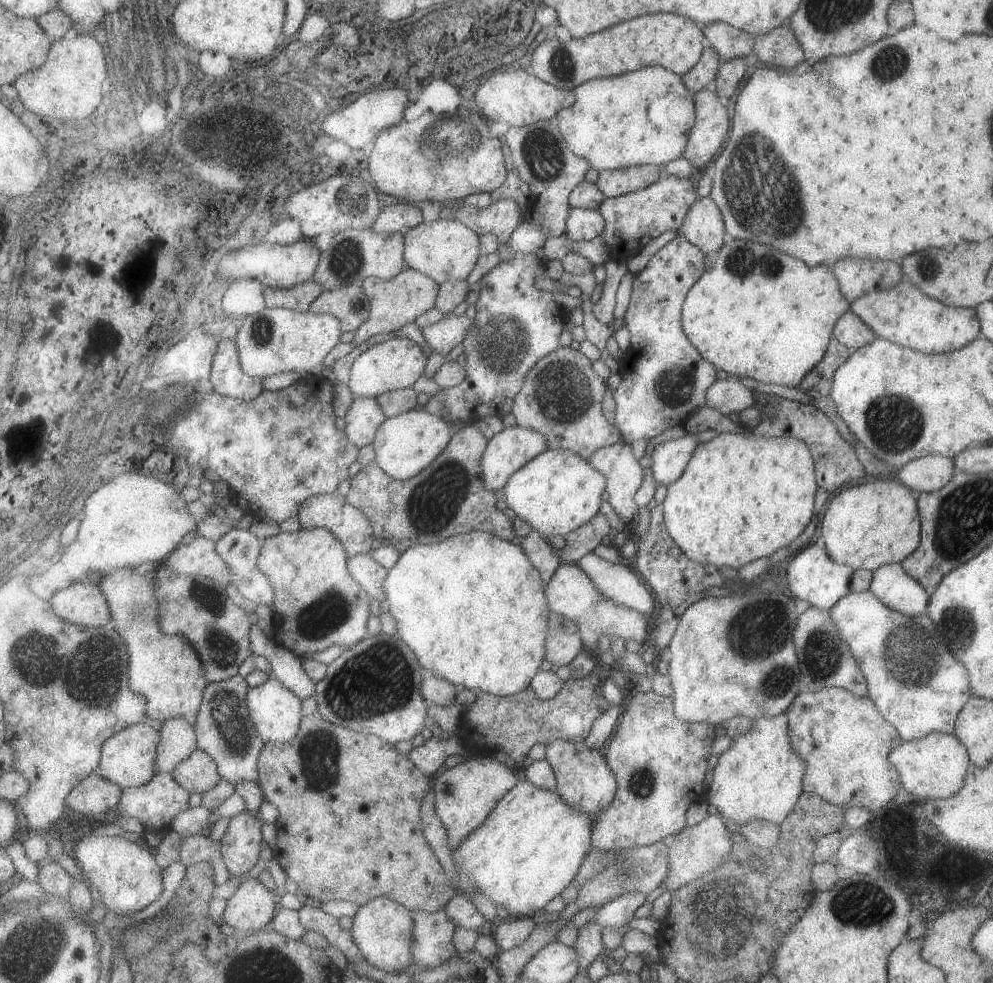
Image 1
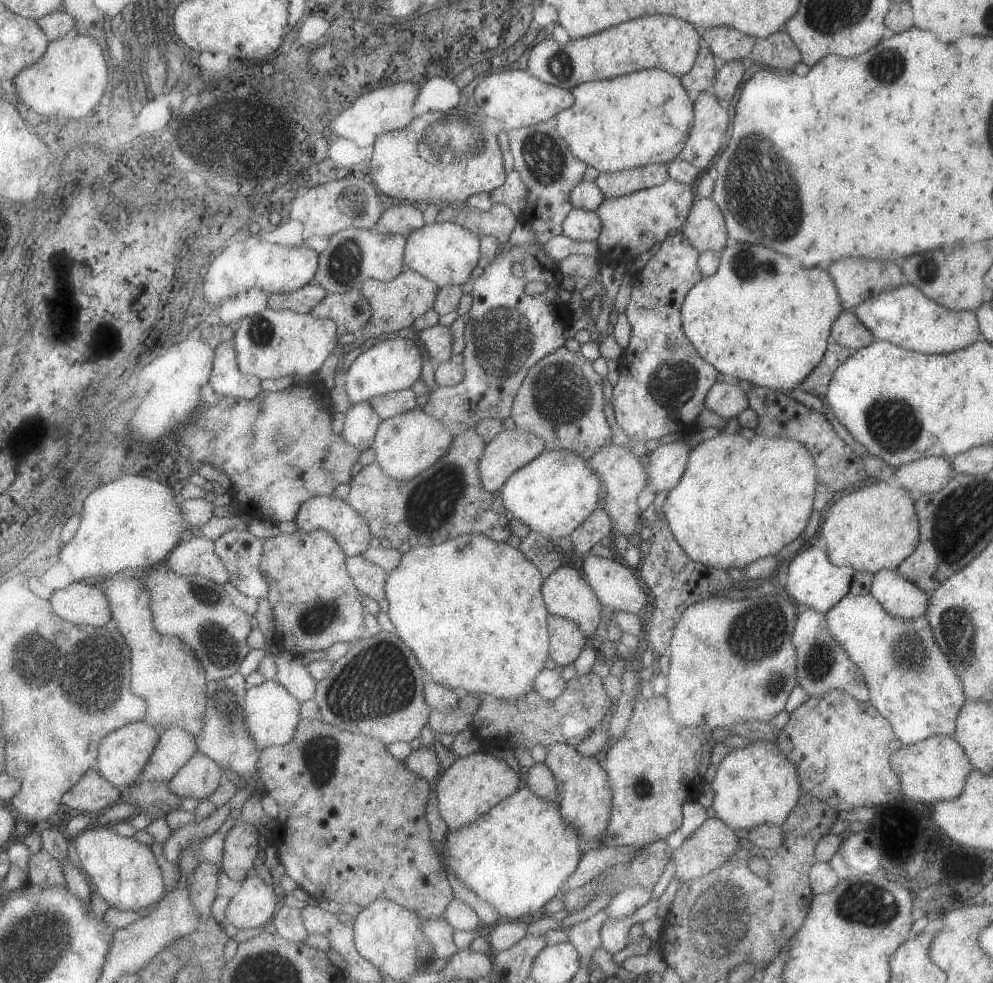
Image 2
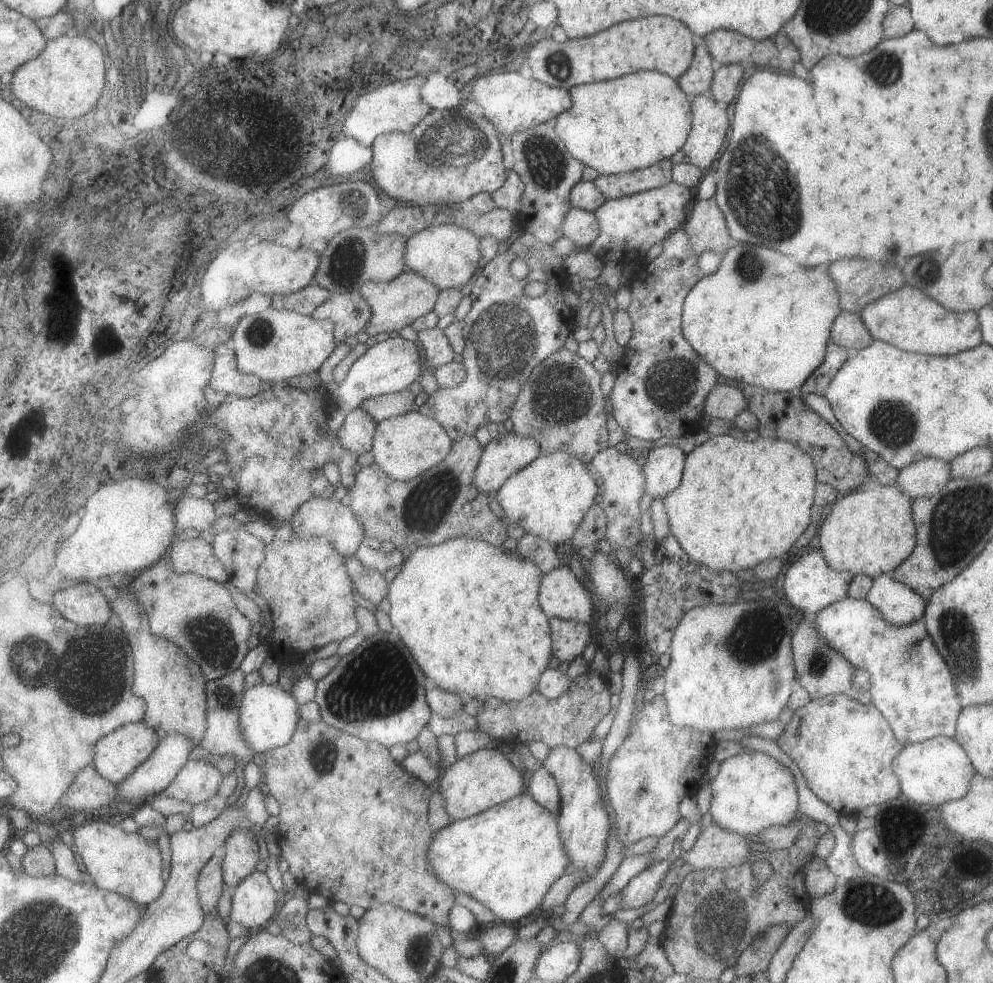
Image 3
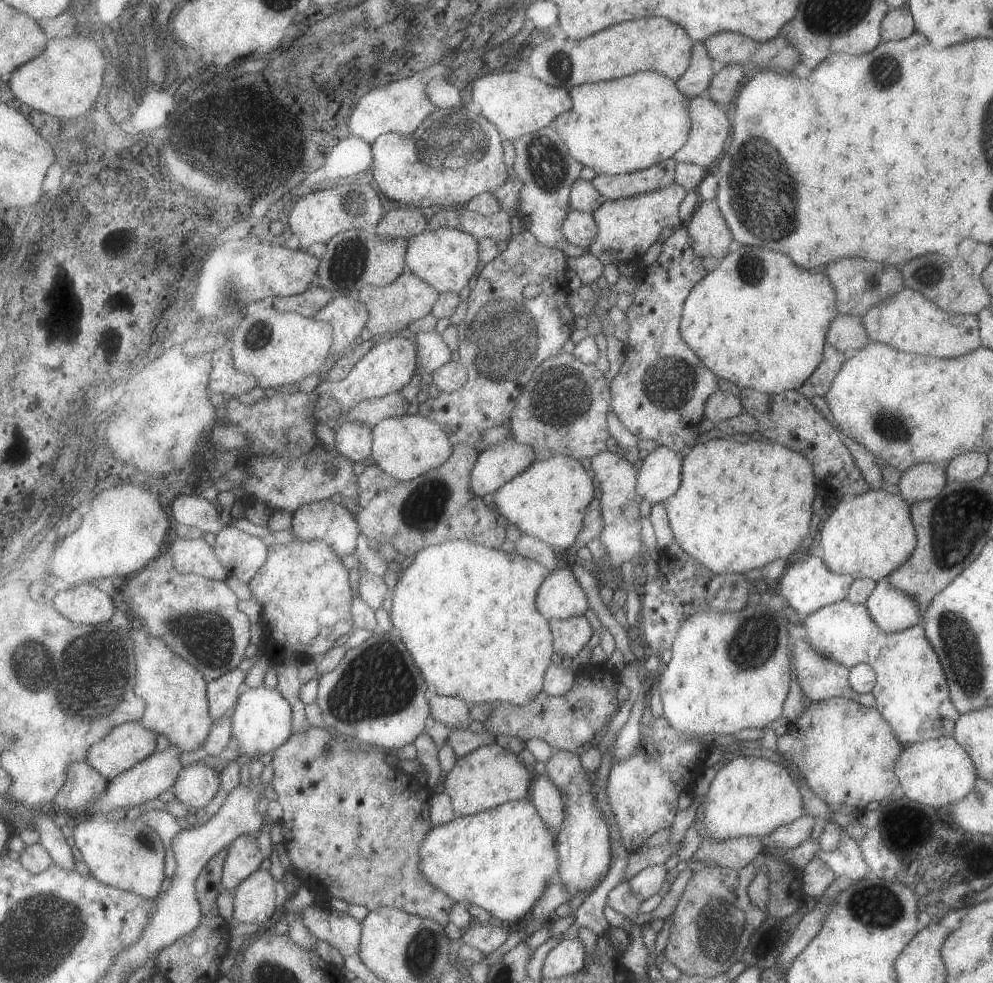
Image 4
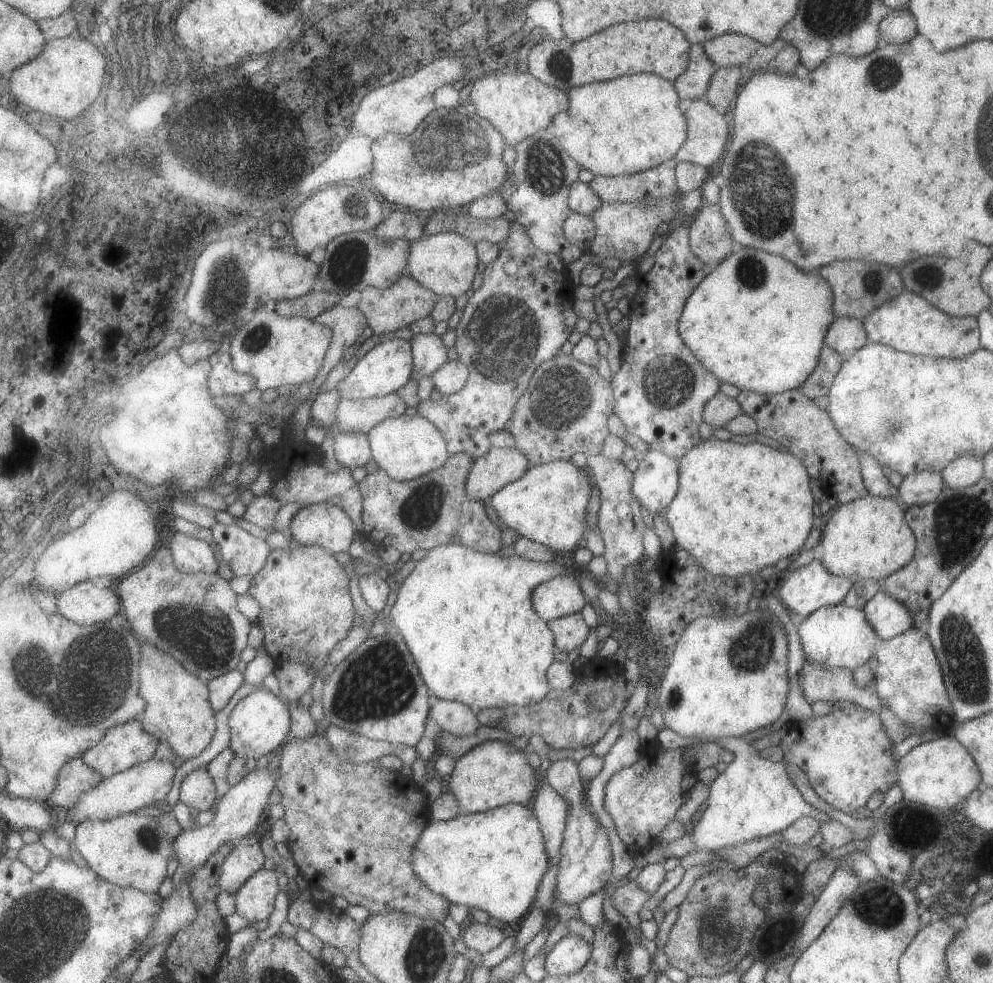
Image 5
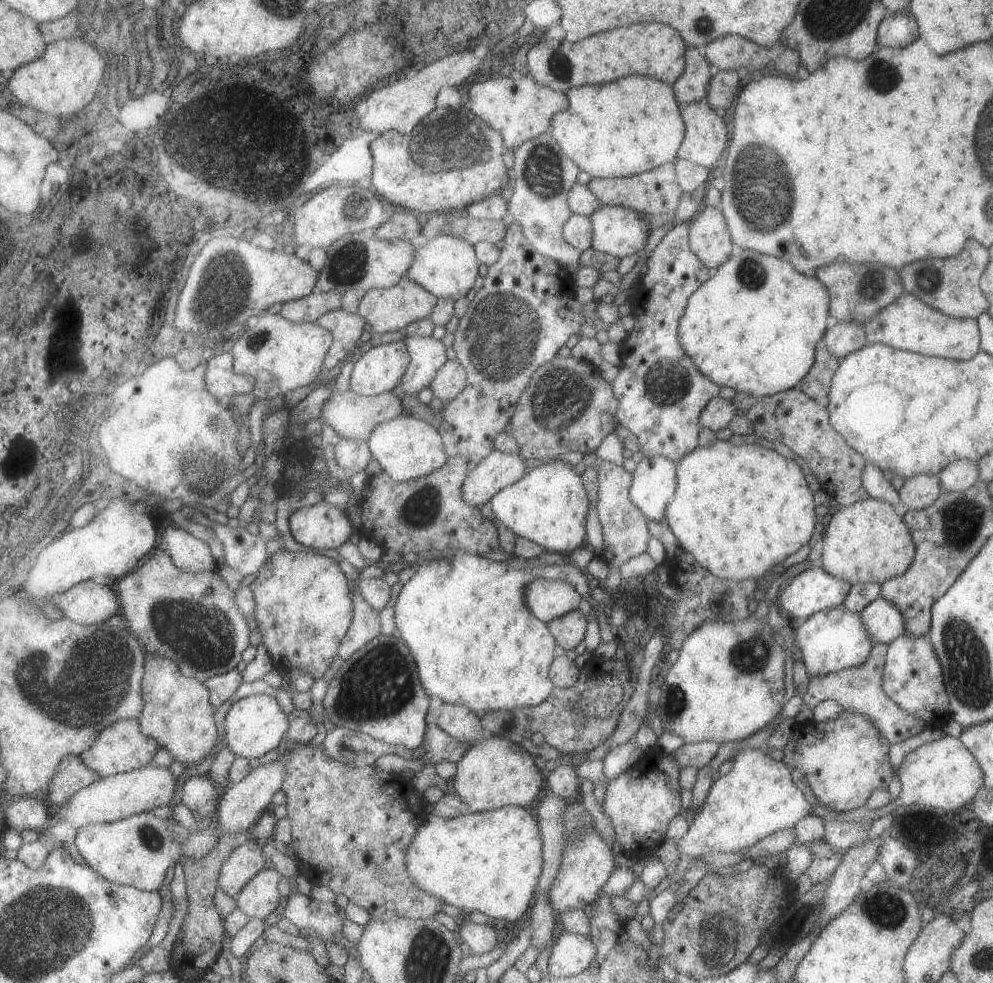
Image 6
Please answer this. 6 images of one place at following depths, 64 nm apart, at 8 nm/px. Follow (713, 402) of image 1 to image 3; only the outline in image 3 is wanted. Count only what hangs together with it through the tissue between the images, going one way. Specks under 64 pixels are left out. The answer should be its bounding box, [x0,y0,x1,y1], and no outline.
[703,382,746,420]

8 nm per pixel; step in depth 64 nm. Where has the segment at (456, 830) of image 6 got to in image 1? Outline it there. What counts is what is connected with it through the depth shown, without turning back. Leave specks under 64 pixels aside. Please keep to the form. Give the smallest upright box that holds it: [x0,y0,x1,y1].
[452,780,591,917]

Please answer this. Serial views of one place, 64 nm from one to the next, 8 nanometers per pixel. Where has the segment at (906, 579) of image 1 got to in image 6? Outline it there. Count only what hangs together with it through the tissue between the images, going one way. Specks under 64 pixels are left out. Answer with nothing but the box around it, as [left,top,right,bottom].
[859,597,904,646]

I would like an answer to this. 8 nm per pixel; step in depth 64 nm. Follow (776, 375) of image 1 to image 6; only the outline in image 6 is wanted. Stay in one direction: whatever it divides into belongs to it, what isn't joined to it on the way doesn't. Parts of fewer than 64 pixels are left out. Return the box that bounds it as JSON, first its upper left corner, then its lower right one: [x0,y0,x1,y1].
[676,248,829,397]

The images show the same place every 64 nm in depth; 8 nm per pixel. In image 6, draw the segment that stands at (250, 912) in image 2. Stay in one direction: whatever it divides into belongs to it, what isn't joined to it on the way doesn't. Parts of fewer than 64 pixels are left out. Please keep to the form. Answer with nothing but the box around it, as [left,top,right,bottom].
[237,867,283,918]

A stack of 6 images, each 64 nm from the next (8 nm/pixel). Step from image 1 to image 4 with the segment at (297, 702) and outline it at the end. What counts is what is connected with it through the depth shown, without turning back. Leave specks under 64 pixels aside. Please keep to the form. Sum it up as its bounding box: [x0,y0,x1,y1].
[231,686,294,759]

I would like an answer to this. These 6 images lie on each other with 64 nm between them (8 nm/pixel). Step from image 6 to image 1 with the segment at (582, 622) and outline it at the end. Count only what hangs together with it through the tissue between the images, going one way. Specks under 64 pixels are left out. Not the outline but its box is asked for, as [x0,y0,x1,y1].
[546,612,585,668]

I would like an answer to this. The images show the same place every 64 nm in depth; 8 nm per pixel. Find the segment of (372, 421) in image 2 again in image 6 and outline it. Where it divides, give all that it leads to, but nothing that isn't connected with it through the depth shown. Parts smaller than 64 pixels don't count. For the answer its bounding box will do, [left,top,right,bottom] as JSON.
[334,438,374,475]

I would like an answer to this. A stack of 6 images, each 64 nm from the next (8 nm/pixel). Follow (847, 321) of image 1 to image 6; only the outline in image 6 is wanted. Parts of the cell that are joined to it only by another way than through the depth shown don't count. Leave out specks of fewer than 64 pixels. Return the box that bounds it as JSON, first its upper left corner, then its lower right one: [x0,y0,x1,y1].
[822,322,866,360]

